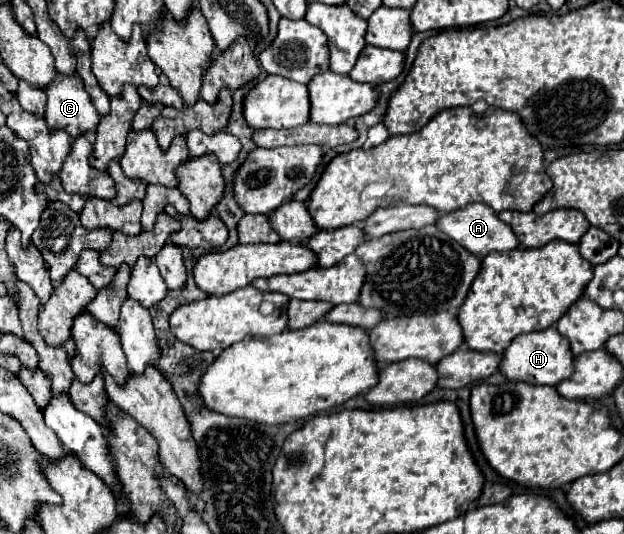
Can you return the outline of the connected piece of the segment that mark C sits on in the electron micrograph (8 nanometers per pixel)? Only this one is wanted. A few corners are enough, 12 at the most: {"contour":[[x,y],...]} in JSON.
{"contour":[[80,76],[46,88],[46,124],[74,138],[96,132]]}

